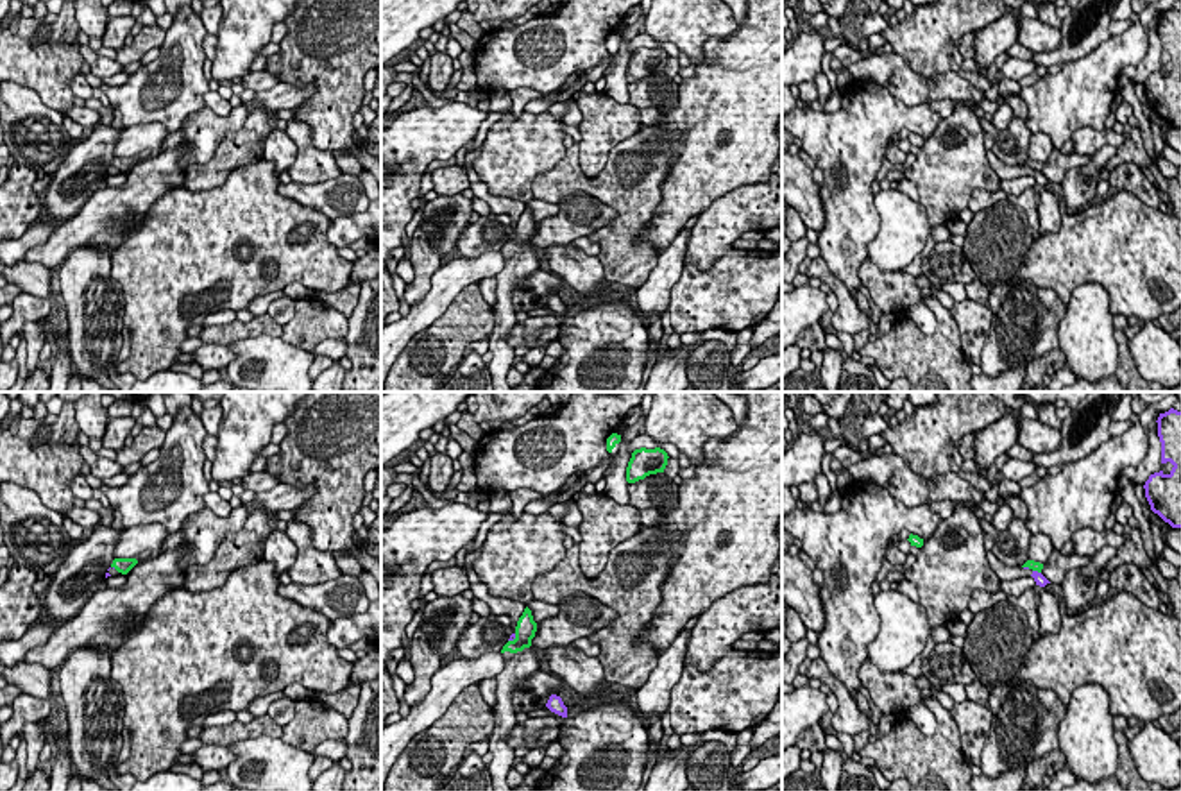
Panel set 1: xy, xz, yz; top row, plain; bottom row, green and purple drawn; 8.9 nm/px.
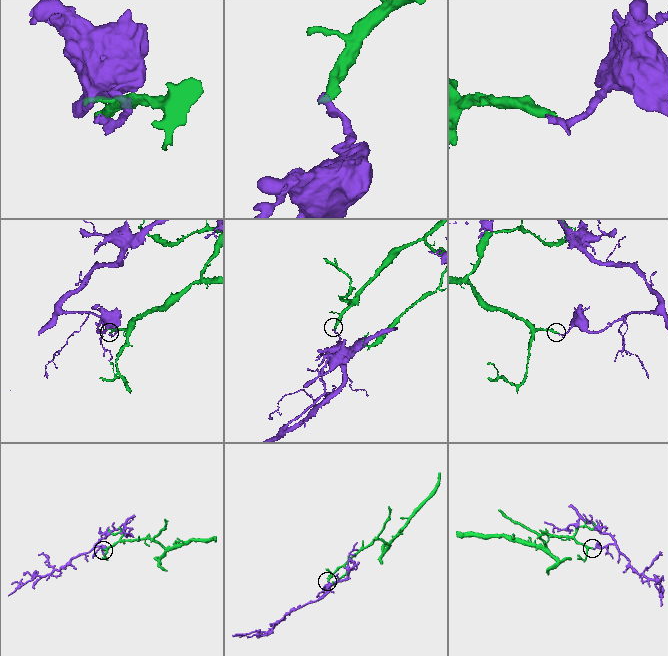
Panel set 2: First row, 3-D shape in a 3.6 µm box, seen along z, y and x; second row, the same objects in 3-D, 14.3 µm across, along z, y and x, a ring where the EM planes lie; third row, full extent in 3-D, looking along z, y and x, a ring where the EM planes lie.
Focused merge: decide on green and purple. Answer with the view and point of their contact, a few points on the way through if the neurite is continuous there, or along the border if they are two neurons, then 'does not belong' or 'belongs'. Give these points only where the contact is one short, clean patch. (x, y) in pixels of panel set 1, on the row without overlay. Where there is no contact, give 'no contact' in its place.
meets green in xz at (514, 238); border along xz (516, 233), (509, 240); does not belong

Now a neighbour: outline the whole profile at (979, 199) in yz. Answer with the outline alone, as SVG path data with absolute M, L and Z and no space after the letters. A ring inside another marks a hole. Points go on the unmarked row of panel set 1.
M975 188L970 197L968 209L972 213L977 213L977 211L995 206L997 202L1006 200L1006 199L1007 199L1007 193L1004 190L986 191L986 190Z

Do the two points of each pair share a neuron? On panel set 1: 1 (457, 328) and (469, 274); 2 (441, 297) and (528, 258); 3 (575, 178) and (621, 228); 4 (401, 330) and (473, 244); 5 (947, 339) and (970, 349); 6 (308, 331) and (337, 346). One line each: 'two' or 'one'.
1: two
2: two
3: one
4: two
5: two
6: two

